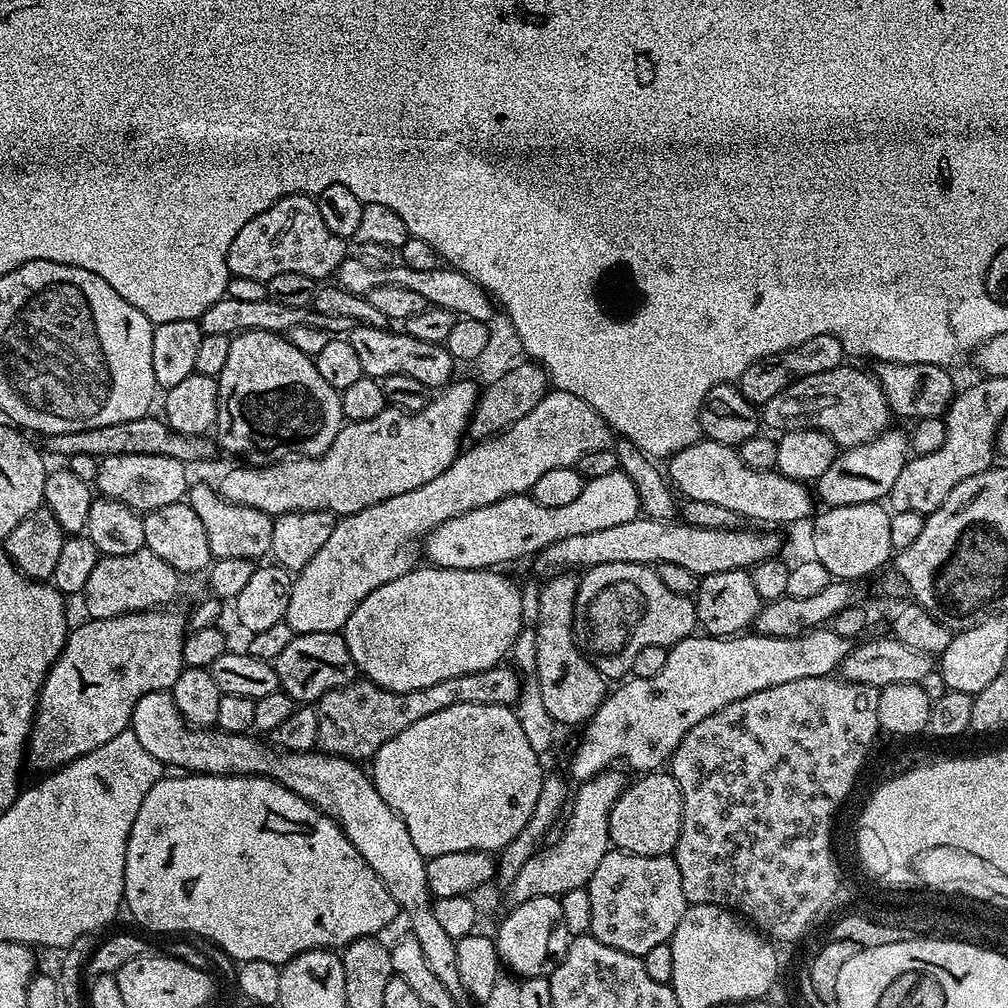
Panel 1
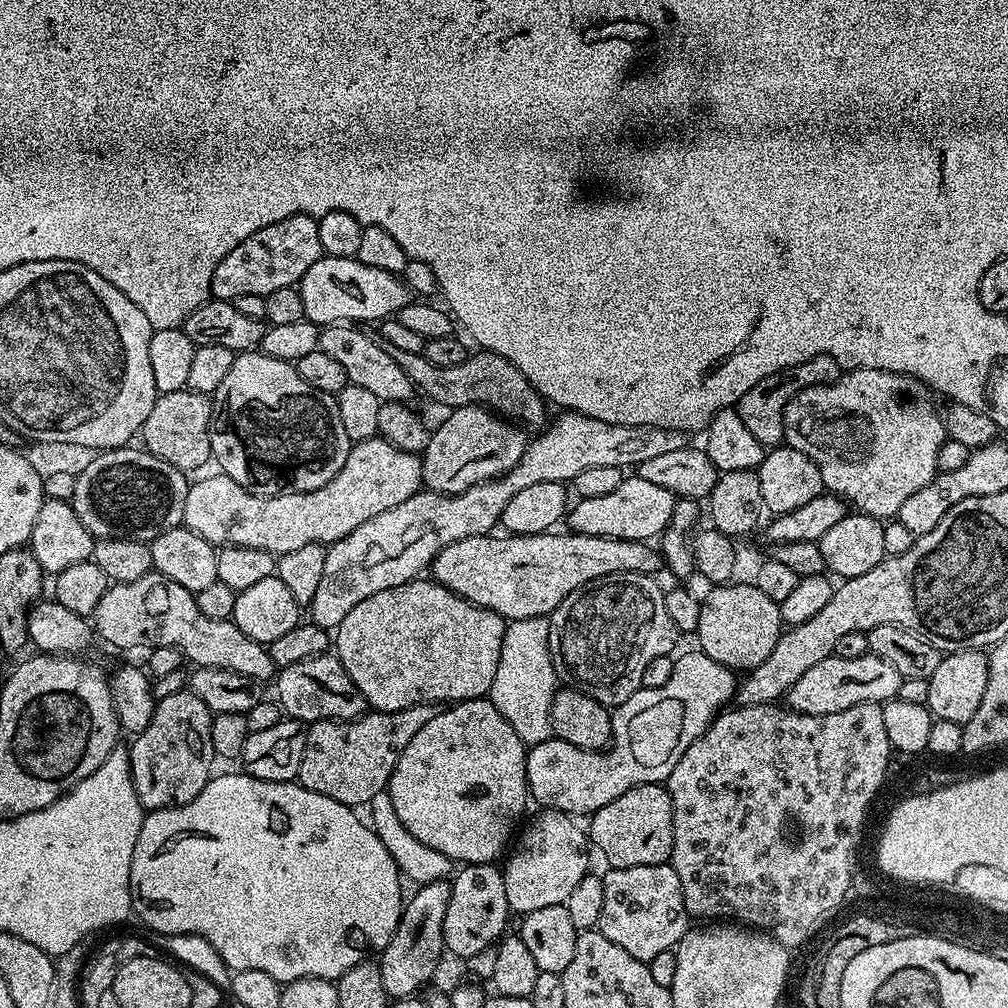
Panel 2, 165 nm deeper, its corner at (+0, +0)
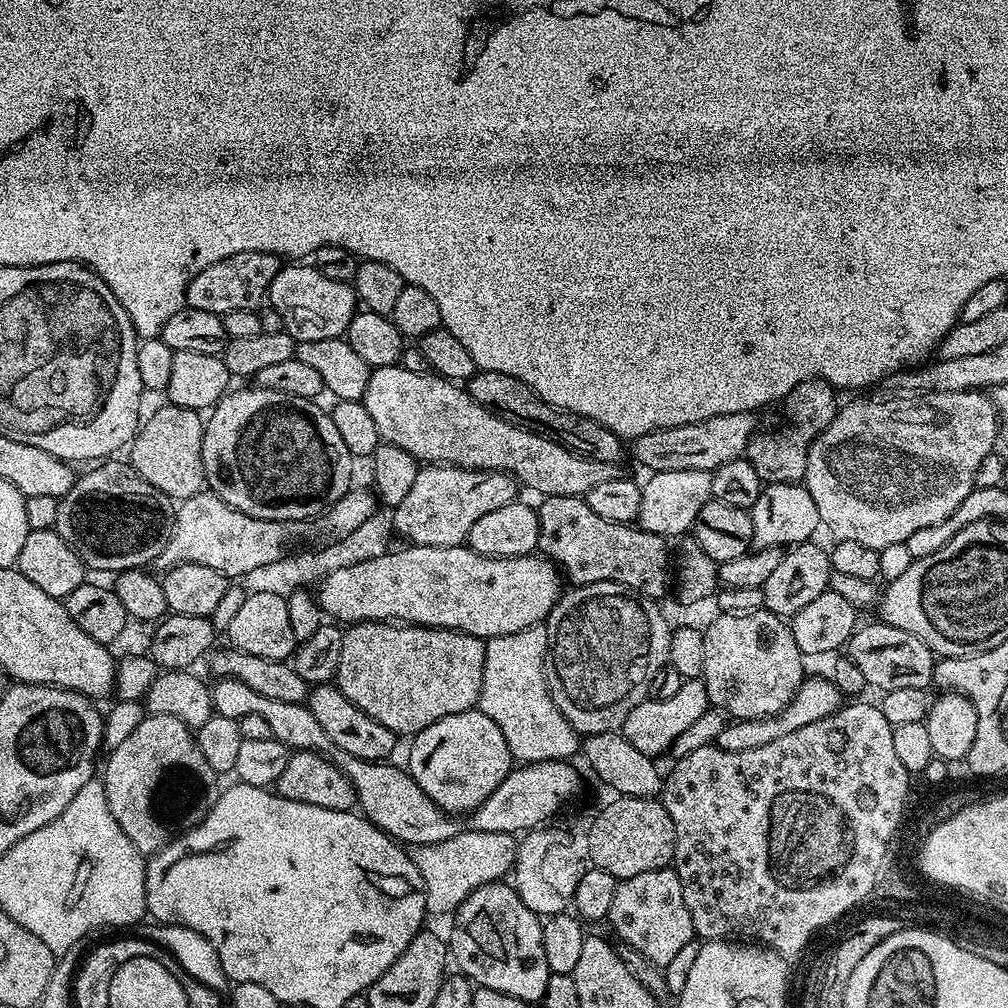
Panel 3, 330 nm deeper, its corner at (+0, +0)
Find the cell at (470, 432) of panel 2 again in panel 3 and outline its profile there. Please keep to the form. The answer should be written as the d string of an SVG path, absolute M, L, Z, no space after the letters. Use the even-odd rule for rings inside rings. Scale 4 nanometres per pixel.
M457 464L420 466L400 505L393 511L397 537L405 536L409 545L454 546L464 544L470 526L493 510L517 499L518 484L506 472L489 472L486 468L459 468Z

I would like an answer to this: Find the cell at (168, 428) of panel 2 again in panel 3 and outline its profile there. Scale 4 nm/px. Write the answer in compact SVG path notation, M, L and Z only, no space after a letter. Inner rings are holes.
M165 403L152 417L141 423L136 439L130 445L130 463L136 473L150 486L158 486L174 502L198 494L205 487L204 463L202 462L202 438L205 421L201 413L186 410L182 406Z

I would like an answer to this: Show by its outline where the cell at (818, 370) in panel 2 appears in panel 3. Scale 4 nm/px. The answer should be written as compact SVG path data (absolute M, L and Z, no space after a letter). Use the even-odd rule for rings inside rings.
M807 380L794 386L794 390L790 390L788 396L784 397L784 416L792 425L781 432L757 431L748 443L746 458L757 471L761 485L778 482L795 484L803 481L804 471L808 465L808 445L821 430L830 426L830 422L835 418L838 411L836 396L837 389L826 381Z

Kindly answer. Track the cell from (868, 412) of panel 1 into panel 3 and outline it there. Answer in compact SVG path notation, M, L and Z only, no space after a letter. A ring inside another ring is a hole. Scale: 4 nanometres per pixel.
M969 390L967 392L926 392L923 394L900 394L897 400L852 400L849 404L841 403L837 414L830 422L830 426L826 426L817 434L808 445L808 465L804 471L804 479L802 481L804 487L810 490L810 498L814 498L814 506L818 506L818 514L820 515L820 523L826 529L829 528L833 532L836 540L849 540L850 542L858 542L861 546L870 546L874 549L882 549L886 546L894 546L895 544L905 544L910 538L910 534L917 533L918 530L926 530L930 526L934 526L938 522L942 522L946 518L950 518L950 514L954 514L954 510L958 510L958 506L962 506L962 502L968 497L973 488L976 487L976 475L978 474L978 466L982 466L982 458L986 458L986 454L990 454L996 447L998 441L998 417L996 408L992 405L991 399L983 391Z

